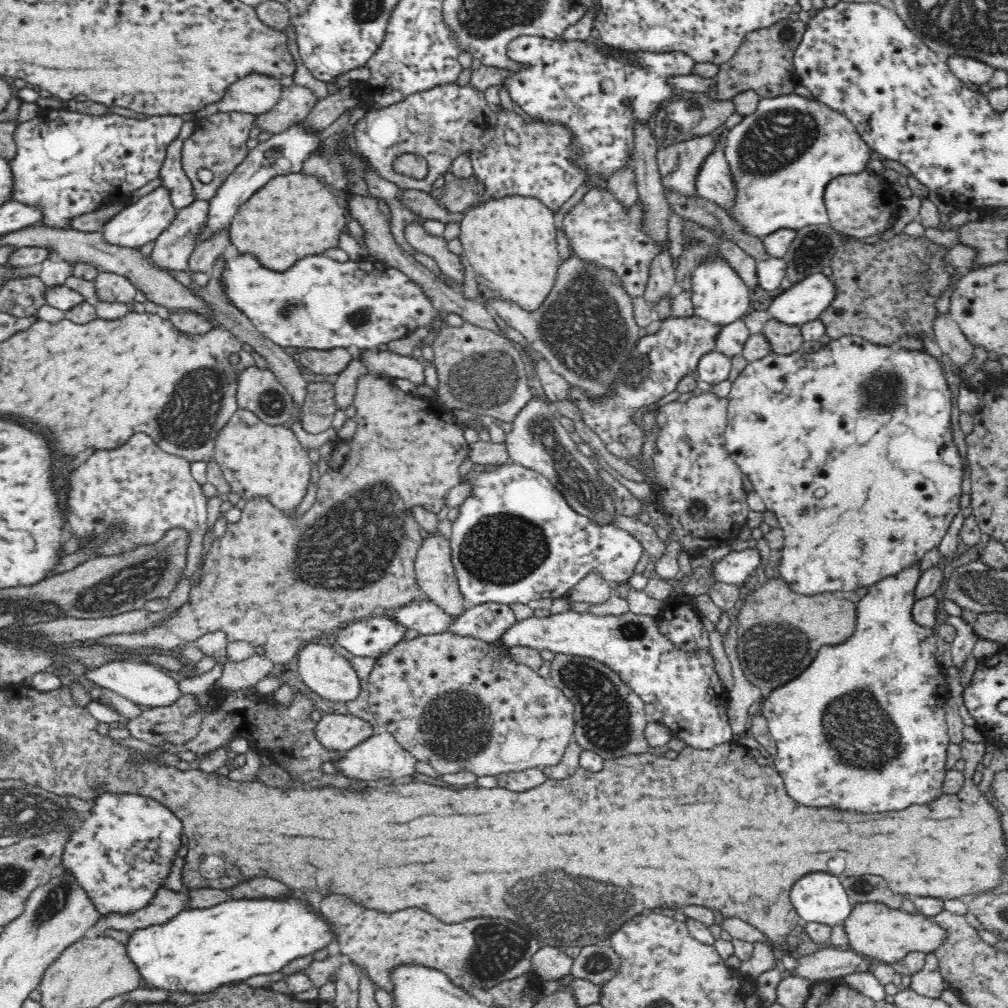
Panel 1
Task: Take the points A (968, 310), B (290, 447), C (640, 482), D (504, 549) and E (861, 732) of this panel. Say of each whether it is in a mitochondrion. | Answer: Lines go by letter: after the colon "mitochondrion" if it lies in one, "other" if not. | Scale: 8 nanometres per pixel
A: other
B: other
C: other
D: mitochondrion
E: mitochondrion

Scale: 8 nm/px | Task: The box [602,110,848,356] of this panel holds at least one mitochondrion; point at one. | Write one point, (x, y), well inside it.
(811, 248)

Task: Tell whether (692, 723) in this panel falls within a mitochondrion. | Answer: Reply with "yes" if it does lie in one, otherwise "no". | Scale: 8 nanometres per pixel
no

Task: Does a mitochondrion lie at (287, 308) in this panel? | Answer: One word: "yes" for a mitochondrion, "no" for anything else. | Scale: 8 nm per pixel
yes

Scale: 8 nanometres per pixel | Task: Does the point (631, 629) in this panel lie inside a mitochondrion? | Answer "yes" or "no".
yes

